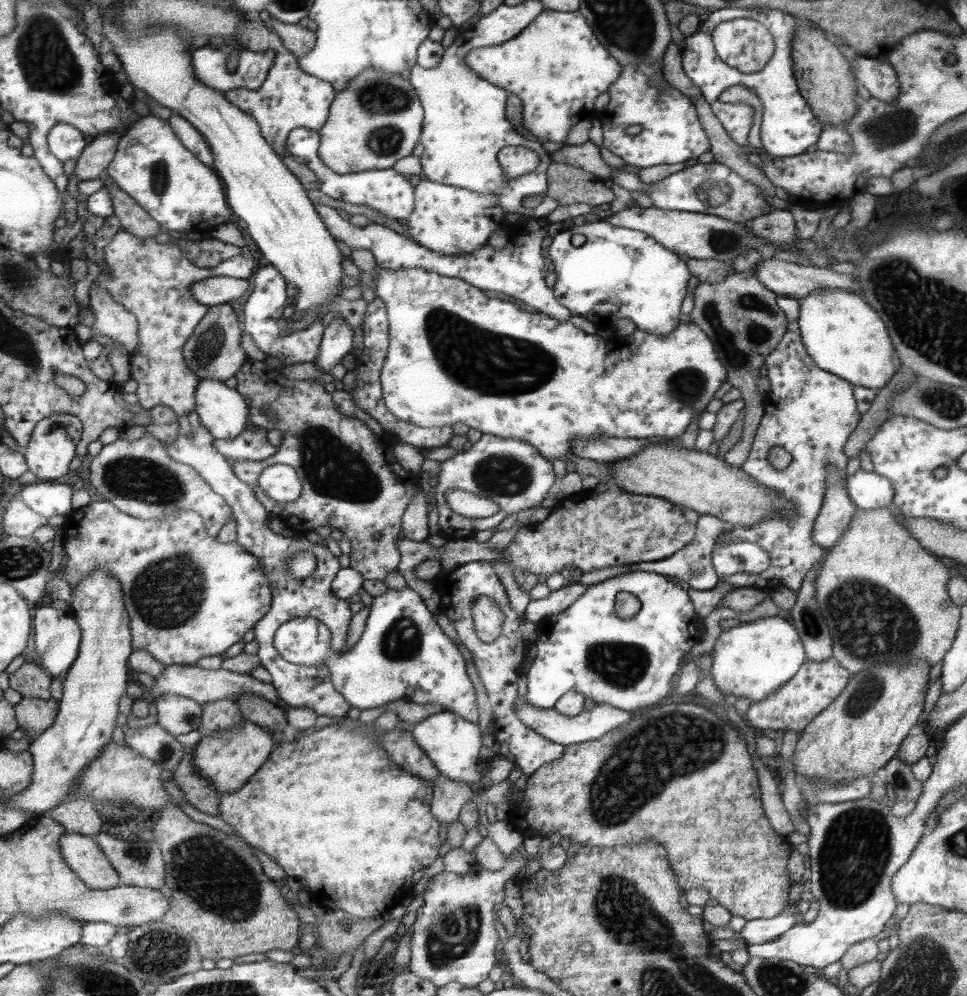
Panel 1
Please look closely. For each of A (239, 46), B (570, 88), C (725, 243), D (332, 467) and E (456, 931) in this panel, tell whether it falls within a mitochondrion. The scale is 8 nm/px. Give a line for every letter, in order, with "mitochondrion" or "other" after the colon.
A: other
B: other
C: mitochondrion
D: mitochondrion
E: mitochondrion

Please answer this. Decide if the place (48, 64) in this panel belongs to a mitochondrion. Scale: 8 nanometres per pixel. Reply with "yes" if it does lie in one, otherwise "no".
yes

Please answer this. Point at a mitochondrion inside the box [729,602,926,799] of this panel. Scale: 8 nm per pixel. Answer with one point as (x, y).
(868, 689)

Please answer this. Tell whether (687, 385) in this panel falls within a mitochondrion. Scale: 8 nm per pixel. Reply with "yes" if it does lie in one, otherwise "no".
yes

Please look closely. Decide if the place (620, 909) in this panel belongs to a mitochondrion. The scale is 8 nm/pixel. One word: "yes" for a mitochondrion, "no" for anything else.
yes

